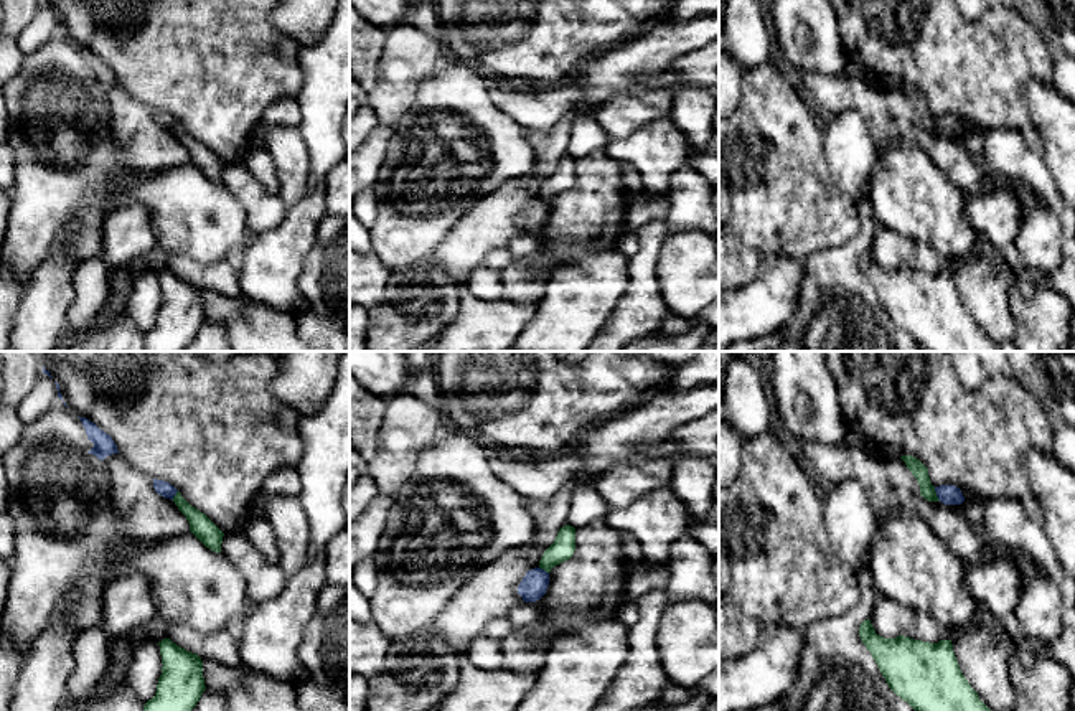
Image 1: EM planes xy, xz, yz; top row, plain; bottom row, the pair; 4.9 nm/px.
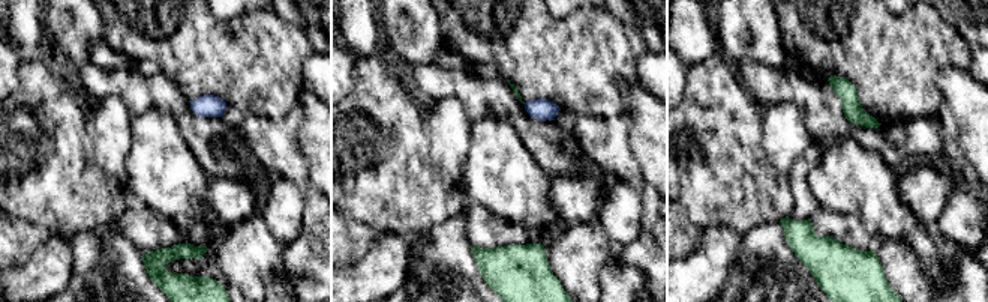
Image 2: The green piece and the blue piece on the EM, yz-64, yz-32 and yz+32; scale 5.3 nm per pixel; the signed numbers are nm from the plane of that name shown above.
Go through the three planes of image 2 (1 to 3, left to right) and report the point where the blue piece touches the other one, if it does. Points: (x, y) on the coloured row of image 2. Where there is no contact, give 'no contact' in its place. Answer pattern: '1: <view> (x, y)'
1: no contact
2: no contact
3: no contact

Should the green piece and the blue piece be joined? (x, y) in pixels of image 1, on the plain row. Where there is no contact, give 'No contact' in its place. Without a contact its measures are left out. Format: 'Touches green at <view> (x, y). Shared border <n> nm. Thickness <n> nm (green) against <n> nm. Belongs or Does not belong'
Touches green at yz (935, 124). Shared border 80 nm. Thickness 80 nm (green) against 100 nm. Does not belong

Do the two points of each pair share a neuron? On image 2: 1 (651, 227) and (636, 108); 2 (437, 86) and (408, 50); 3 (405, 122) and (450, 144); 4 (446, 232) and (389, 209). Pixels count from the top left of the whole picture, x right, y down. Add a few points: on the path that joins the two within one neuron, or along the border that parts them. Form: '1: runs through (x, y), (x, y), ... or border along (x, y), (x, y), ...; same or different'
1: border along (630, 147), (643, 179), (651, 187); different
2: border along (432, 63), (413, 66); different
3: border along (425, 120), (429, 155), (438, 167); different
4: border along (443, 223), (419, 233); different

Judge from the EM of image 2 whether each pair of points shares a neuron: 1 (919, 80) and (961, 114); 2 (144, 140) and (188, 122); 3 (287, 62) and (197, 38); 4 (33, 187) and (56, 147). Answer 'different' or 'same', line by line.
1: different
2: different
3: same
4: same

